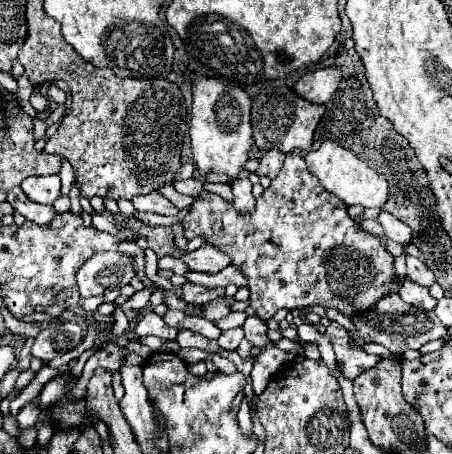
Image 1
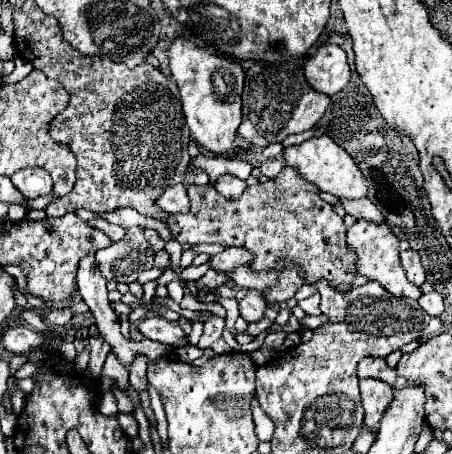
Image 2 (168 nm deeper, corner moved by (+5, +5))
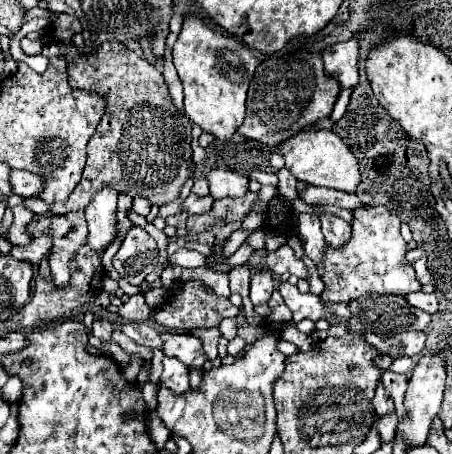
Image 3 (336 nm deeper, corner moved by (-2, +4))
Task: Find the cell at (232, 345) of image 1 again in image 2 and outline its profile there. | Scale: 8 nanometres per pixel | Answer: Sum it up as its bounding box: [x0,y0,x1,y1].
[197,317,225,349]

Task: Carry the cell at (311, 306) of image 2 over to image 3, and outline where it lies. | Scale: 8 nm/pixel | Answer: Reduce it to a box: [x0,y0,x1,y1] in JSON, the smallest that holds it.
[318,206,422,302]

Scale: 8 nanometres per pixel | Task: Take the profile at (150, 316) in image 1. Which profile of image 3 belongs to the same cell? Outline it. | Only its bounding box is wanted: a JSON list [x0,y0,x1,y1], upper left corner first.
[160,332,206,368]

